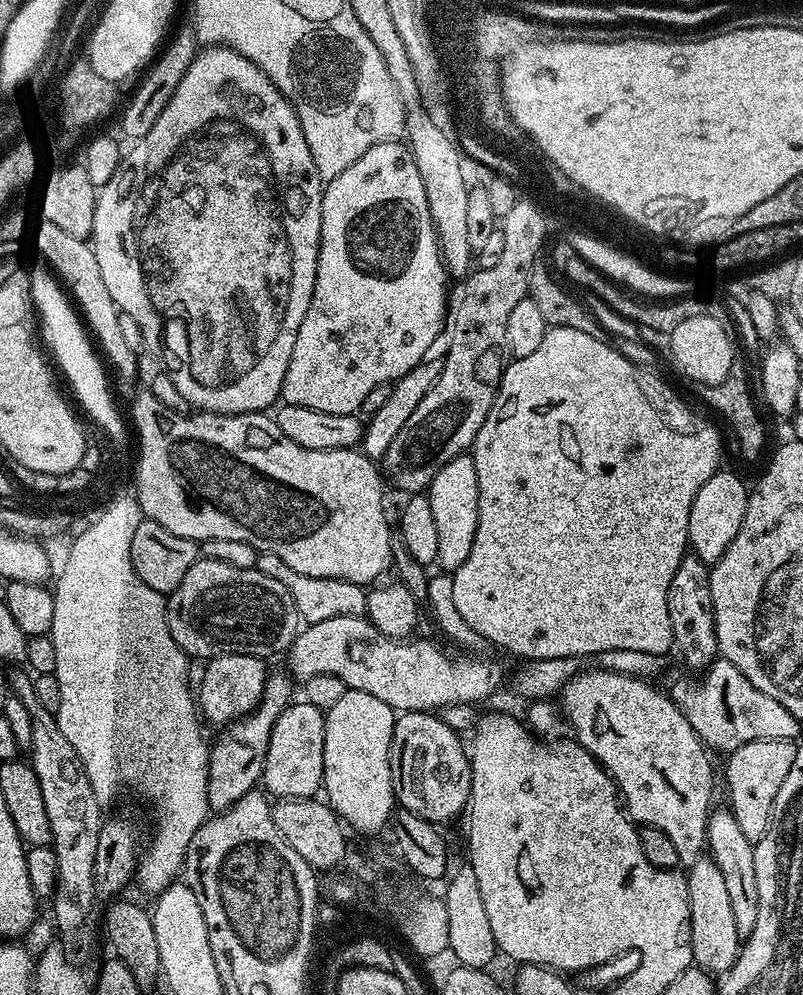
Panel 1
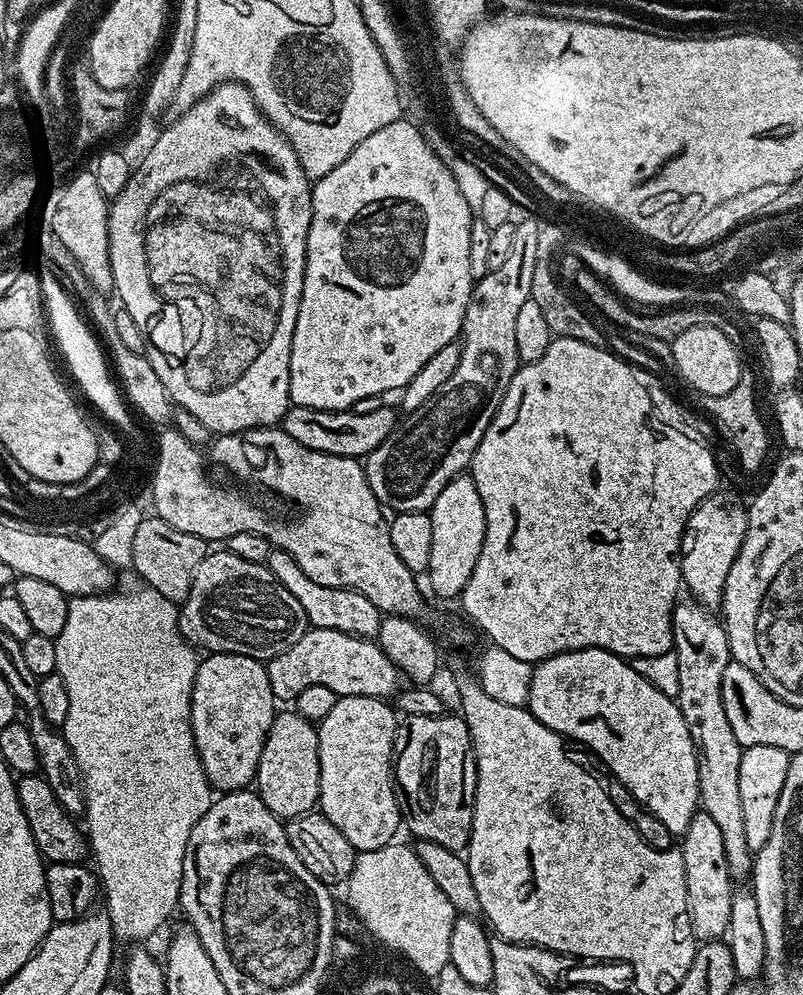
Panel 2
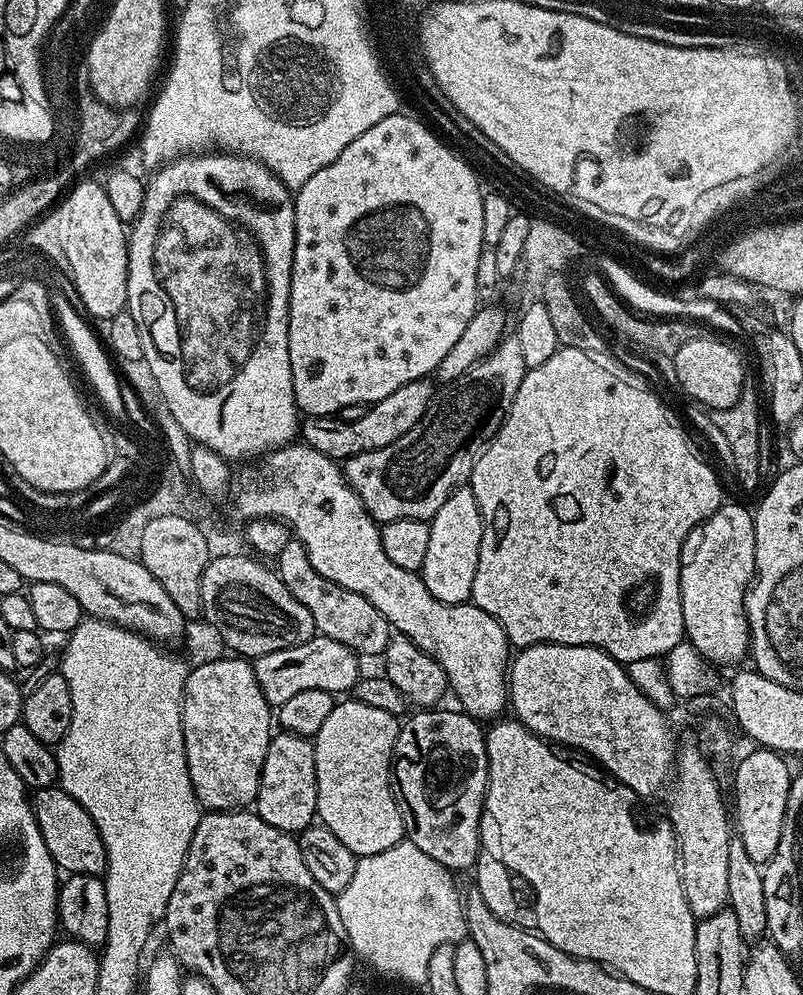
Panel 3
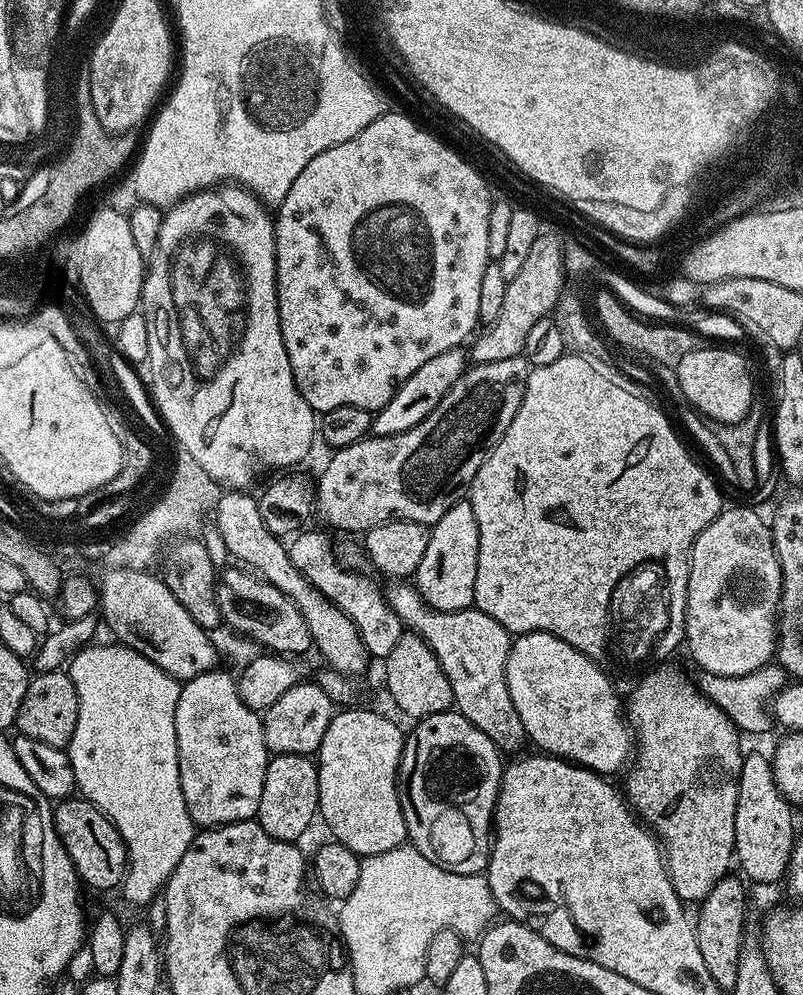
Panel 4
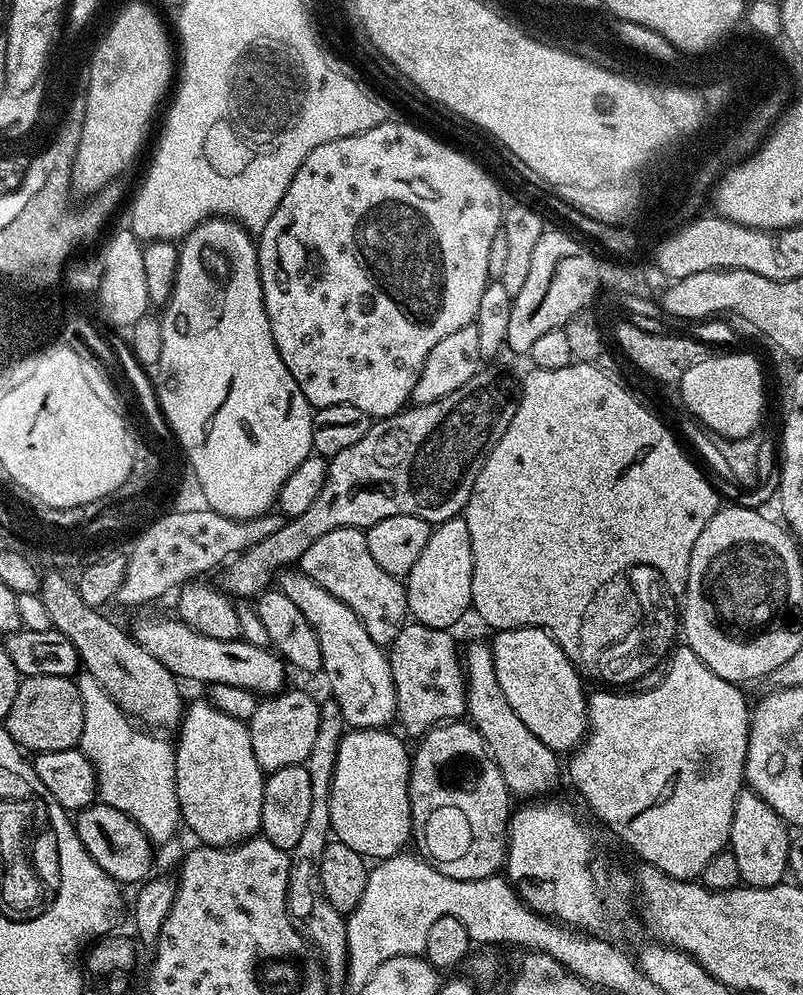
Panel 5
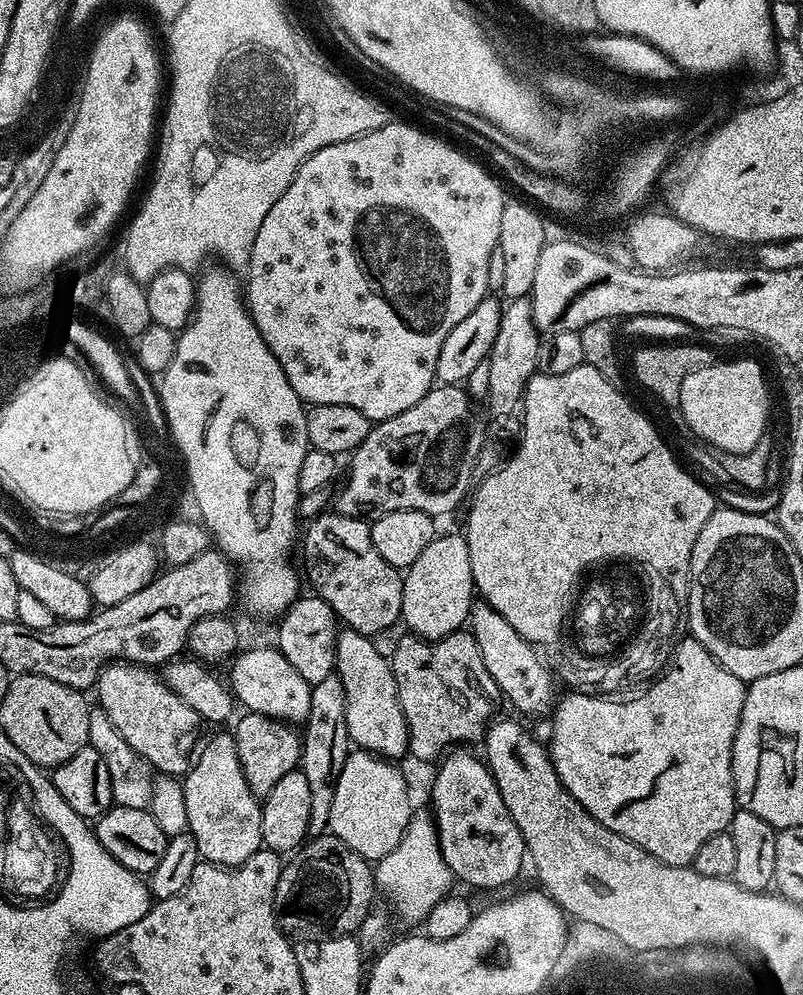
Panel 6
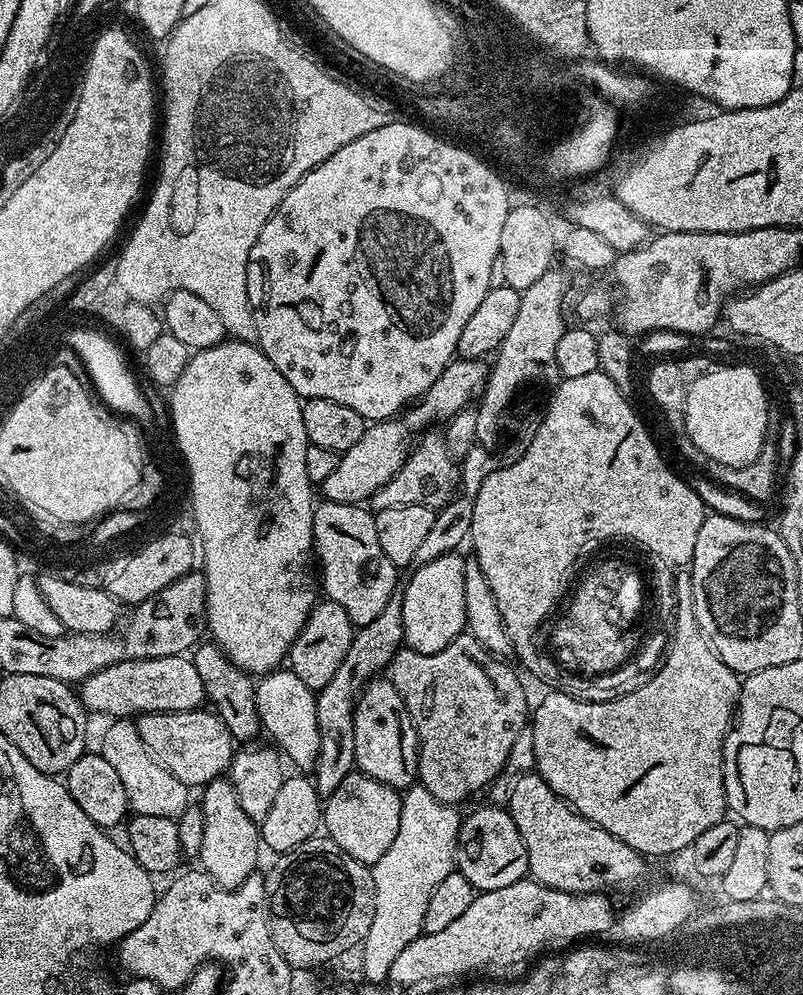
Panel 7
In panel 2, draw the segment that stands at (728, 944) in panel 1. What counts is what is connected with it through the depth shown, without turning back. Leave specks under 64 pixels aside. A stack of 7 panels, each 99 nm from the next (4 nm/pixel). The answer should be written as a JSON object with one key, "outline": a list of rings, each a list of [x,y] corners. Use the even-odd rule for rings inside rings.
{"outline":[[[703,810],[697,811],[690,826],[684,831],[682,851],[692,932],[700,942],[721,939],[728,931],[734,881],[730,874],[730,866],[726,866],[726,849],[722,843],[722,834],[714,818],[710,818],[710,814],[706,814]]]}

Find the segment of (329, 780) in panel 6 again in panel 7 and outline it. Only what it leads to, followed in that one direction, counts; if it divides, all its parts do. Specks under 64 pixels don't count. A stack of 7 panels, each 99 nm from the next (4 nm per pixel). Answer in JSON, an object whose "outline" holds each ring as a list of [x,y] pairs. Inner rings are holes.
{"outline":[[[394,594],[386,602],[382,614],[369,624],[361,624],[355,629],[350,650],[342,658],[334,678],[326,682],[316,693],[316,713],[318,714],[318,758],[314,769],[314,783],[321,798],[326,798],[342,786],[342,778],[353,771],[354,758],[354,714],[356,702],[368,683],[377,679],[380,672],[389,667],[397,652],[404,644],[404,605],[401,597]]]}

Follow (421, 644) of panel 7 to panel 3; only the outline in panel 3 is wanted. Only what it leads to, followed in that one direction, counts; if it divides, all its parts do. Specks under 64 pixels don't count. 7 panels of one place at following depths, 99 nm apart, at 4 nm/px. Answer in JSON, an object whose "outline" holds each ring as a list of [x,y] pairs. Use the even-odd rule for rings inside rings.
{"outline":[[[471,487],[456,488],[446,498],[436,517],[429,523],[430,550],[422,572],[428,581],[430,594],[438,602],[459,604],[471,601],[474,574],[478,566],[478,550],[482,546],[482,514]]]}

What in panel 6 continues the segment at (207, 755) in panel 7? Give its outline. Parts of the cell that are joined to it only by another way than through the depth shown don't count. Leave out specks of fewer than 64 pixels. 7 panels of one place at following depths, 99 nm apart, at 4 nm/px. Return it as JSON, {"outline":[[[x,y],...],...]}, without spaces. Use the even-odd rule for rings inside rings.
{"outline":[[[106,664],[96,679],[94,693],[100,699],[98,706],[110,718],[114,730],[122,734],[130,750],[137,752],[157,773],[180,778],[193,763],[202,721],[193,708],[186,706],[186,702],[152,672],[155,671],[151,667],[142,664]]]}

